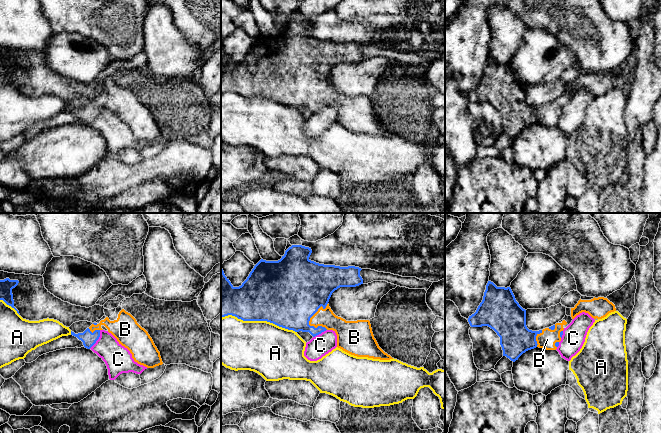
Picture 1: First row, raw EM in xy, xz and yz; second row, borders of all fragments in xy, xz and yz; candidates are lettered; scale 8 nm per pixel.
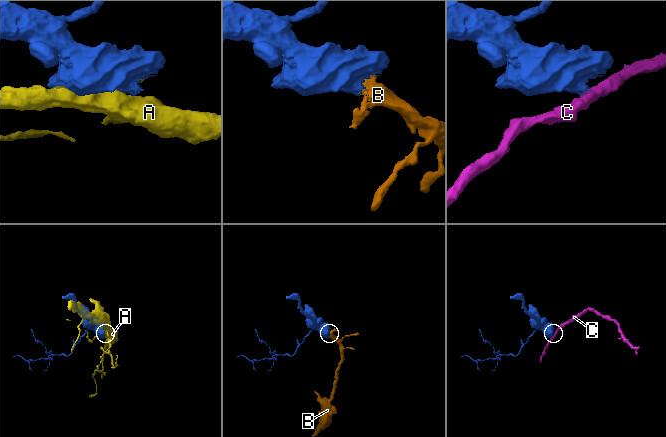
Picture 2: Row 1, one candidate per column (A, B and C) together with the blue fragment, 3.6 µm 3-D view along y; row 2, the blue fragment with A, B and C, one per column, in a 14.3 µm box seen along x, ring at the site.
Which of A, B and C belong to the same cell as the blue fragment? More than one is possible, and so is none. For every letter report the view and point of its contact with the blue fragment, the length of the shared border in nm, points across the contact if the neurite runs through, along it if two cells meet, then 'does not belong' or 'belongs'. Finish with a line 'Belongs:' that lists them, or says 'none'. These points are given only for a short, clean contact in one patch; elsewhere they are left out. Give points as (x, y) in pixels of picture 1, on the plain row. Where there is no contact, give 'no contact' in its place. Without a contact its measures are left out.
A: contact xz (259, 96); length 600 nm; does not belong
B: contact xz (316, 87); length 240 nm; way xz (292, 67), (316, 87), (323, 94), (326, 94); belongs
C: contact xy (98, 114); length 180 nm; border xy (100, 106), (100, 112), (89, 124); does not belong
Belongs: B

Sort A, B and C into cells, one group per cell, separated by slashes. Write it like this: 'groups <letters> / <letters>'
groups A / B / C

